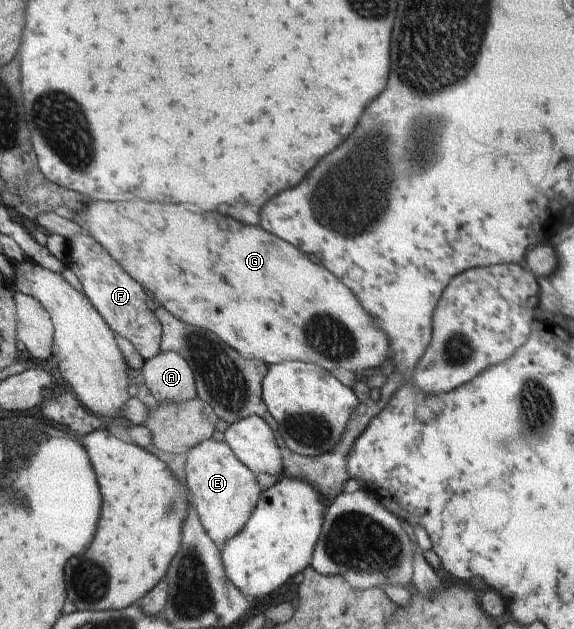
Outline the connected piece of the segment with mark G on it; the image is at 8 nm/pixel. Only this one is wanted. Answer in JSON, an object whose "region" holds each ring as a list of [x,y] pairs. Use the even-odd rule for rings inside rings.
{"region":[[[141,199],[116,203],[91,200],[85,210],[76,214],[73,221],[85,229],[89,235],[94,236],[97,242],[100,242],[101,246],[104,246],[105,250],[108,250],[112,257],[127,271],[127,274],[132,275],[137,282],[140,282],[145,290],[151,291],[157,301],[164,308],[167,308],[175,318],[179,318],[186,324],[213,332],[244,358],[261,360],[269,365],[282,364],[284,361],[302,361],[313,363],[322,369],[333,372],[340,368],[350,371],[376,370],[378,366],[383,364],[383,360],[387,360],[391,356],[390,344],[386,334],[375,328],[371,316],[363,310],[363,306],[355,298],[355,294],[335,274],[331,274],[325,266],[311,262],[311,258],[307,254],[303,254],[299,248],[280,236],[265,230],[265,227],[261,225],[243,224],[243,222],[229,218],[229,216],[223,216],[223,214],[193,214],[185,206],[165,206],[165,204],[157,204],[157,202],[143,202]]]}

